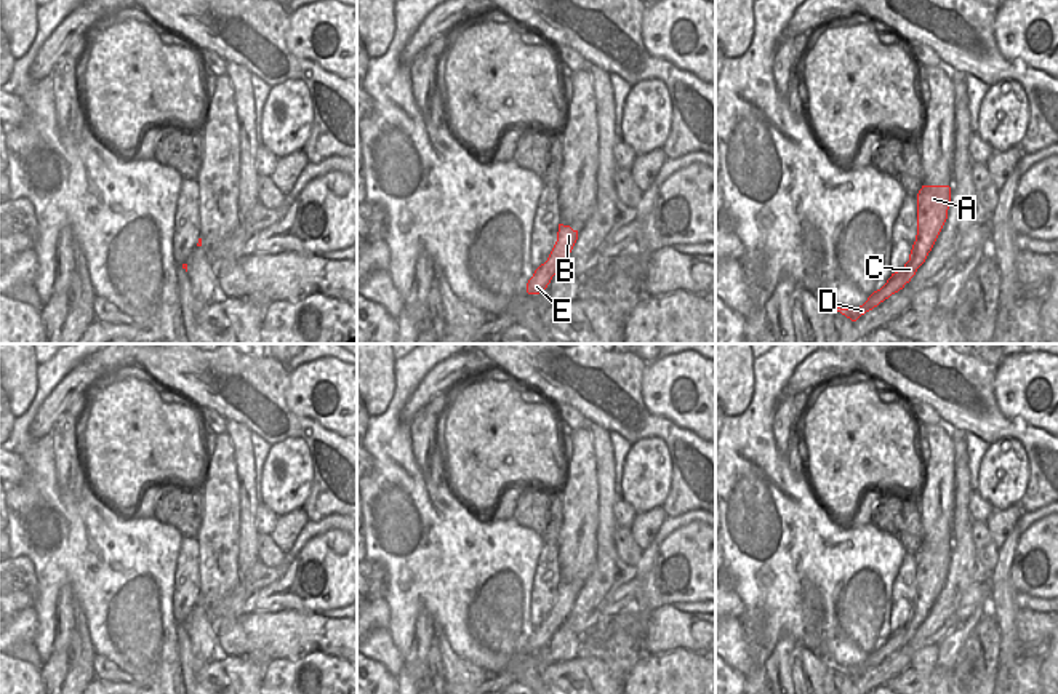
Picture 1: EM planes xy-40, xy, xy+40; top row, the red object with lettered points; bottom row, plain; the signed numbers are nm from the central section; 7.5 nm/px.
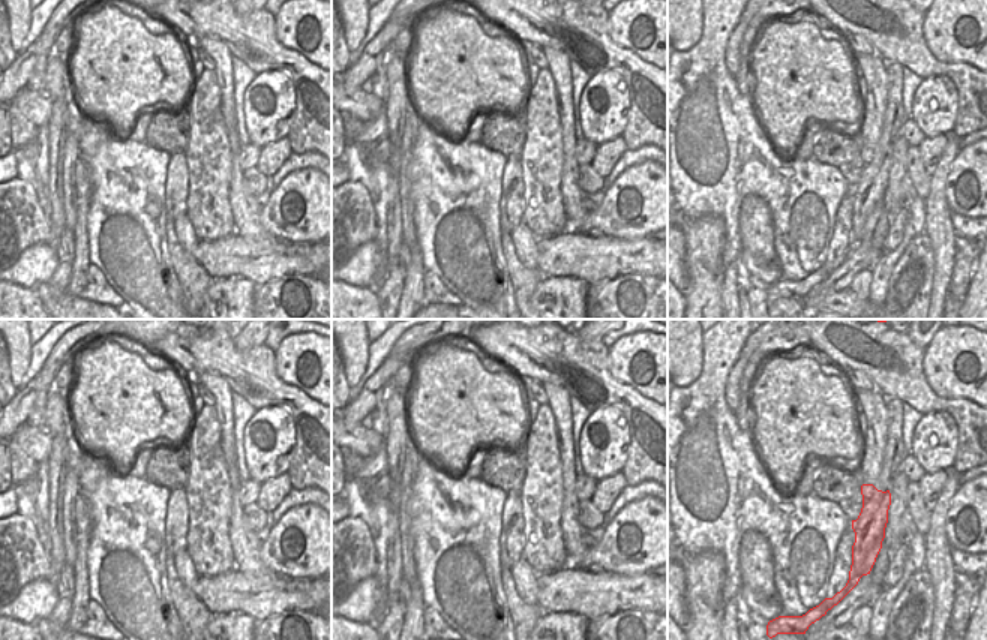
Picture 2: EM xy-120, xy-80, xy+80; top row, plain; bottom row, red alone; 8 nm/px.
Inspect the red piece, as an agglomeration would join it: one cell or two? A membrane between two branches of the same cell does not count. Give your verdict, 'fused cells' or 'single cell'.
fused cells

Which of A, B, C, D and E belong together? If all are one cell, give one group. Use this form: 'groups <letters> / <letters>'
groups A B / C D E

